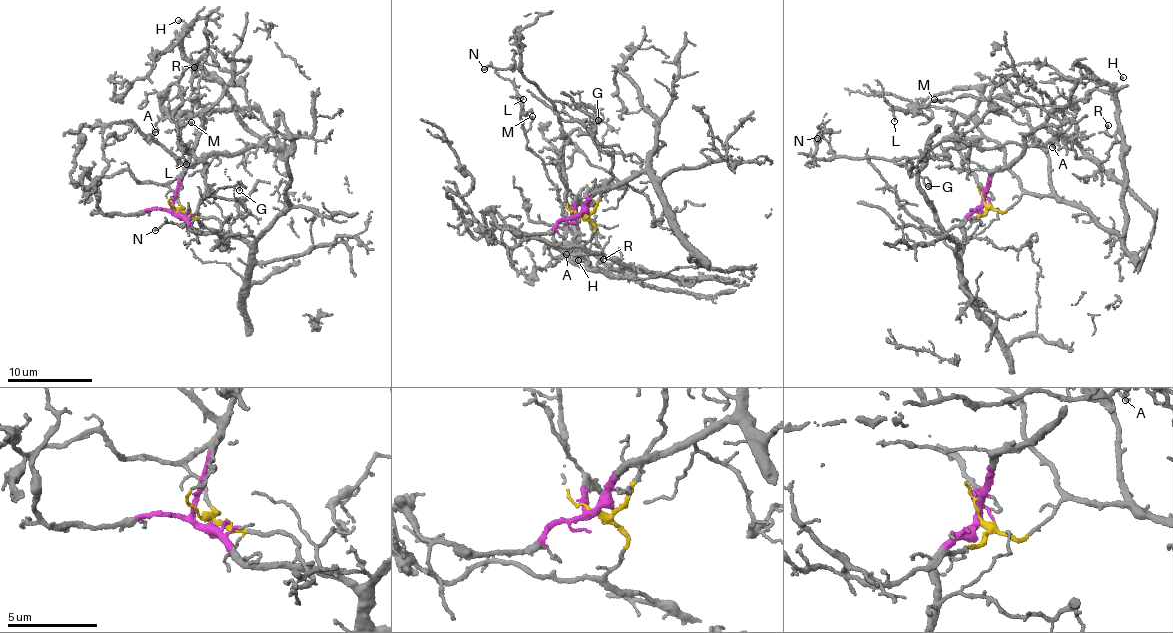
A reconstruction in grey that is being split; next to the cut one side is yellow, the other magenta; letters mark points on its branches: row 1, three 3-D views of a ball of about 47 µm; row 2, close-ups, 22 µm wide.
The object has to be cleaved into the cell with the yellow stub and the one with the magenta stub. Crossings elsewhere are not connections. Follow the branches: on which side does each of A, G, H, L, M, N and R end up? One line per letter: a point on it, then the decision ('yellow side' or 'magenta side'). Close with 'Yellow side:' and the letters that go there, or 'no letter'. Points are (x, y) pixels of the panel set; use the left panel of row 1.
A: (155, 132) | yellow side
G: (239, 190) | yellow side
H: (178, 20) | yellow side
L: (186, 164) | yellow side
M: (191, 122) | yellow side
N: (155, 230) | yellow side
R: (194, 67) | yellow side
Yellow side: A, G, H, L, M, N, R

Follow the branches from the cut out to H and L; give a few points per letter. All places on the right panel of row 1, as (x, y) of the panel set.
H: (984, 198), (1002, 211), (1024, 193), (1046, 197), (1080, 207), (1104, 229), (1123, 234), (1116, 91), (1123, 78)
L: (984, 198), (1085, 209), (1141, 260), (1153, 215), (1052, 108), (965, 95), (894, 122)

